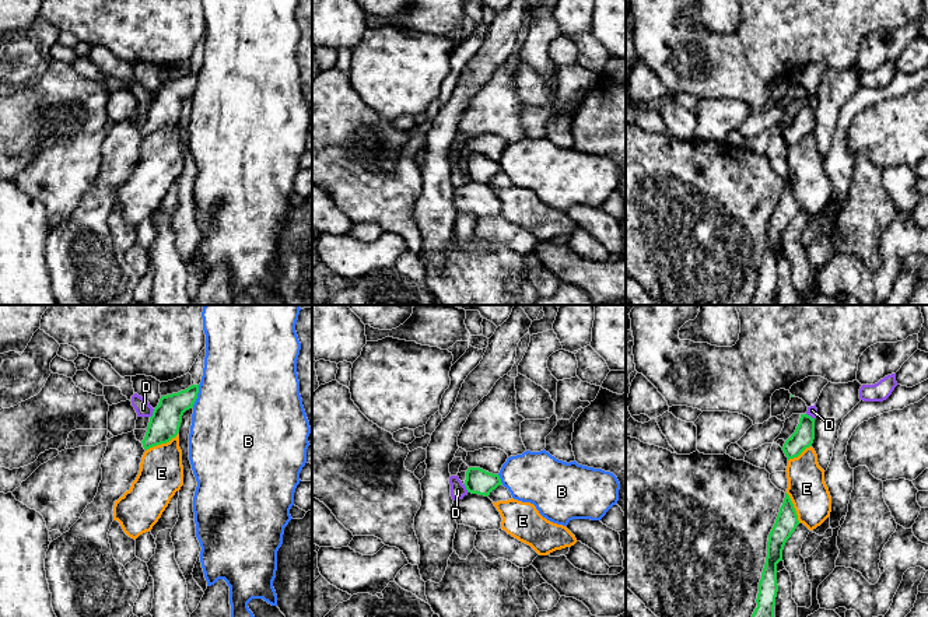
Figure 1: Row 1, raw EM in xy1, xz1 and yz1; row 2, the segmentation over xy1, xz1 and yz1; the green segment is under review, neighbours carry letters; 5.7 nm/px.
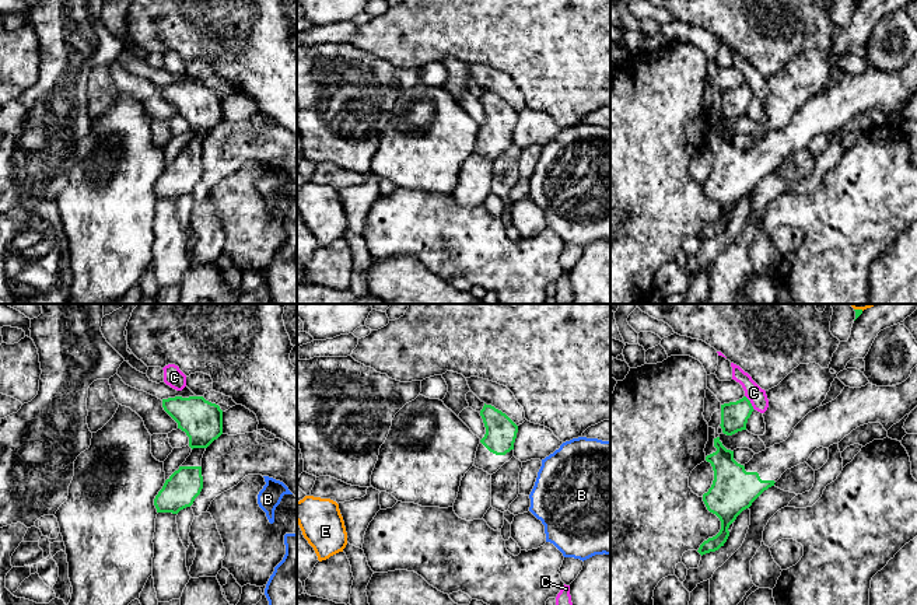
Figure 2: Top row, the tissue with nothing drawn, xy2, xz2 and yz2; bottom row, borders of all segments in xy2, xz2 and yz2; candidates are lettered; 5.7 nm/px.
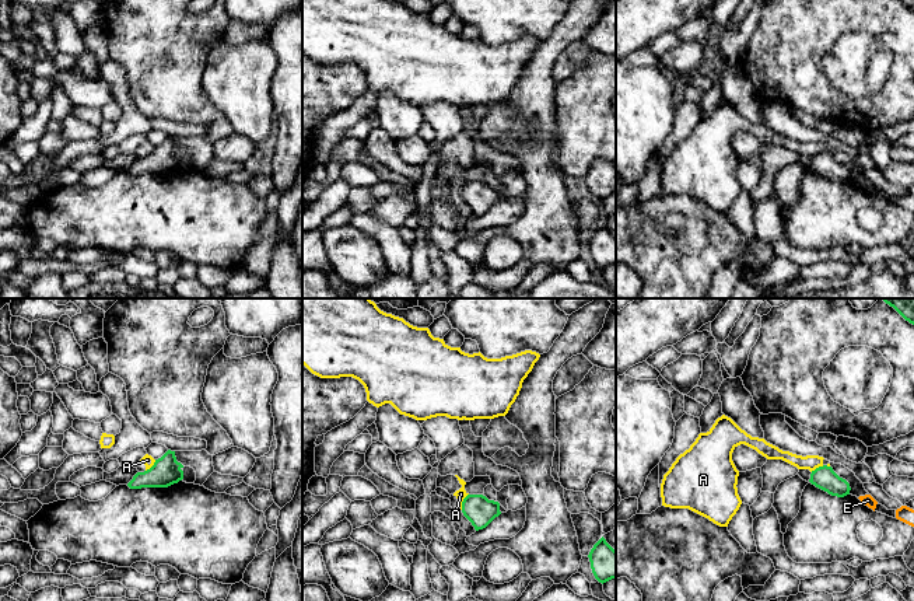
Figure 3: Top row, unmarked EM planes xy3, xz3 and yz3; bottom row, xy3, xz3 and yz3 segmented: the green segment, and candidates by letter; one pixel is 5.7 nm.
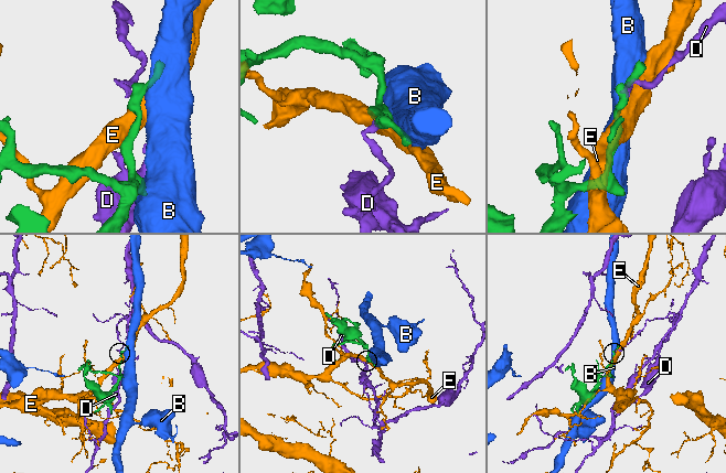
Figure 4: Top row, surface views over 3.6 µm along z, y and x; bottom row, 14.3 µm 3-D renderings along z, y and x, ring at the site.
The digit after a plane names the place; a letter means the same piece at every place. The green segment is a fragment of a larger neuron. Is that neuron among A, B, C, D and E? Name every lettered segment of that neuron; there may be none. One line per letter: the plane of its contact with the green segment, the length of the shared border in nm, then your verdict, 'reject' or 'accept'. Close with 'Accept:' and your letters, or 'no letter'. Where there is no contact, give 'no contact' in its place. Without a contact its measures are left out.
A: xz3 | 100 nm | reject
B: xy1 | 140 nm | reject
C: yz2 | 110 nm | reject
D: xy1 | 60 nm | reject
E: xy1 | 220 nm | reject
Accept: no letter

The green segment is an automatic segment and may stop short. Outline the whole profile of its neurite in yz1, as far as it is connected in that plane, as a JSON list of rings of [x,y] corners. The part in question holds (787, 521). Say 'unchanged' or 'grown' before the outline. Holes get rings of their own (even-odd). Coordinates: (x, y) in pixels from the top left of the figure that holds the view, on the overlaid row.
unchanged; [[[785,492],[775,523],[768,534],[767,557],[759,582],[757,607],[752,617],[774,617],[777,585],[777,564],[782,561],[782,550],[787,540],[799,525],[796,511],[789,495]]]

